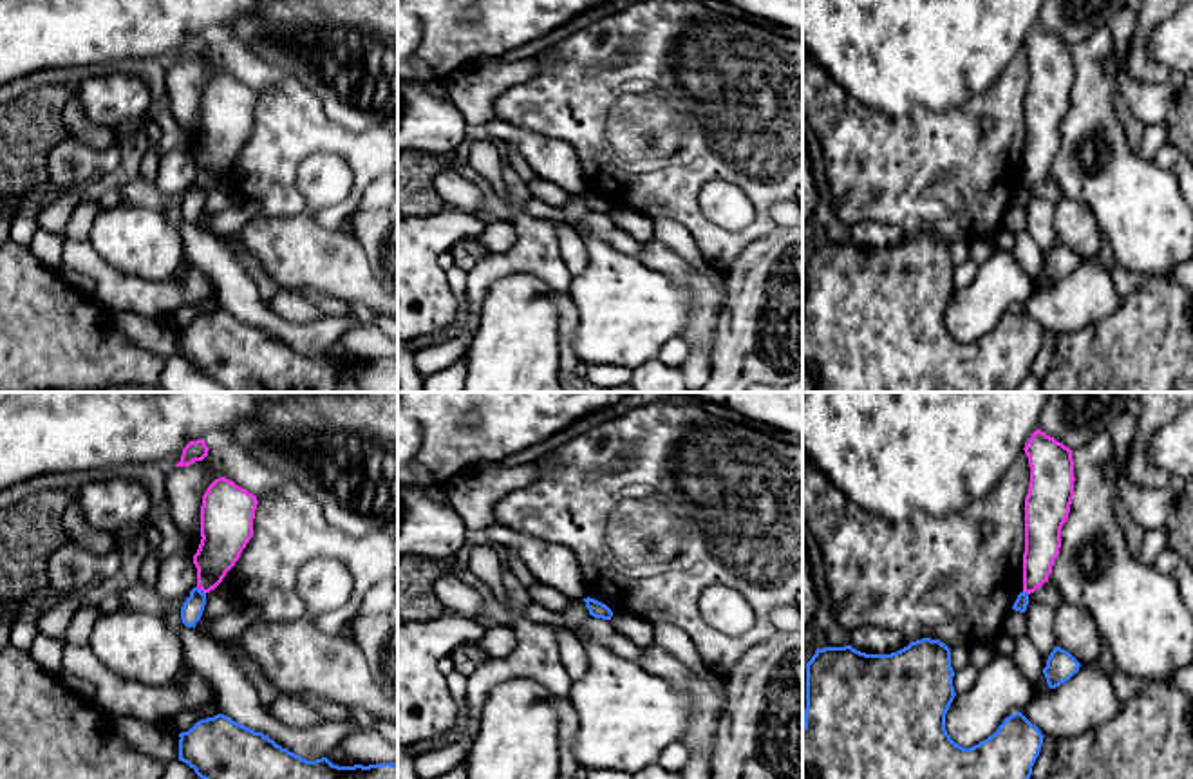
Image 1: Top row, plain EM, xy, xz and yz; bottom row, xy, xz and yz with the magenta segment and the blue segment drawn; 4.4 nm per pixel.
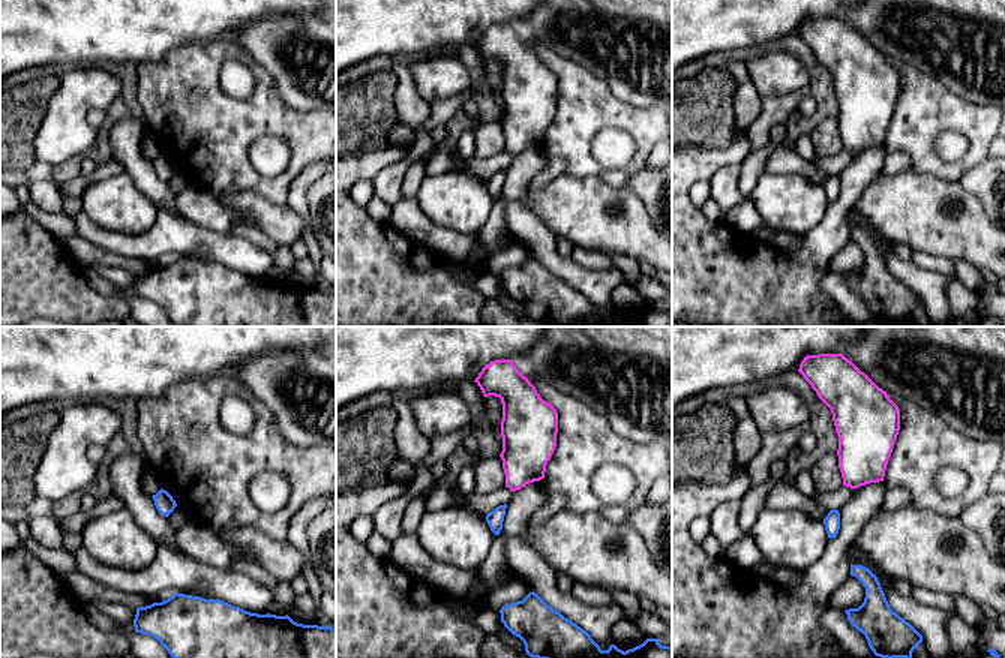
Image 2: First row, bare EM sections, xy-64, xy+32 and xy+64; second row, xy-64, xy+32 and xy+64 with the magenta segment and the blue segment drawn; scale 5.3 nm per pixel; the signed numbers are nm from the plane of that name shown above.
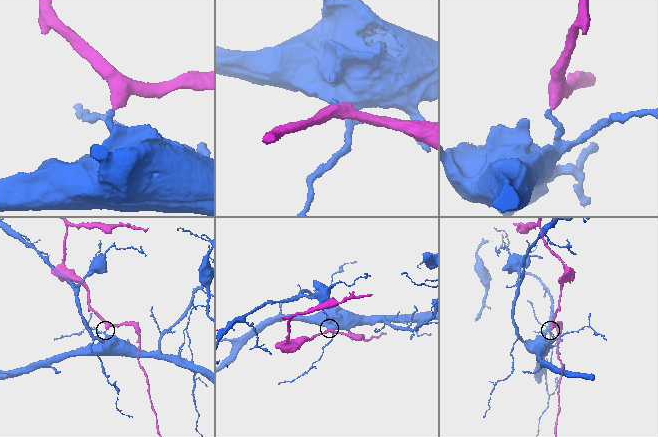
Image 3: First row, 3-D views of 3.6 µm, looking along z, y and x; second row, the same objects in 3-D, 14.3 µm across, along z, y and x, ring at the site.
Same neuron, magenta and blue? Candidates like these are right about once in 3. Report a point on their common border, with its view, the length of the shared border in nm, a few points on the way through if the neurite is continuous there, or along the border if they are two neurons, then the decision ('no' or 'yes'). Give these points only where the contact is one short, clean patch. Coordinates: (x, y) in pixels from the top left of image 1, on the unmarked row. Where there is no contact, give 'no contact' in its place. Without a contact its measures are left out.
contact xy (201, 185); length 50 nm; border xy (197, 181), (205, 188); no

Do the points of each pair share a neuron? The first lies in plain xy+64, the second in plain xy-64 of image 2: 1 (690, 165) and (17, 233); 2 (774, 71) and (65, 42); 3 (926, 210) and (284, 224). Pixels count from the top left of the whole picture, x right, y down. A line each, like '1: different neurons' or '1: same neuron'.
1: same neuron
2: different neurons
3: same neuron

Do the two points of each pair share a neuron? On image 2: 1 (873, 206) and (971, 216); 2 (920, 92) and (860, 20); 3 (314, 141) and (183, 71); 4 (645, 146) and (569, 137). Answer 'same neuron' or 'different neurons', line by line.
1: same neuron
2: different neurons
3: same neuron
4: same neuron

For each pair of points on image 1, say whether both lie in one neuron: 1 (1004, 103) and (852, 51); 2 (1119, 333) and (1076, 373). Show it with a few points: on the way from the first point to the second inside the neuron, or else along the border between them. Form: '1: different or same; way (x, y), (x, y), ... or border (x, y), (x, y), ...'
1: different; border (1009, 65), (978, 94), (955, 107), (939, 111)
2: same; way (1108, 344), (1087, 366)

